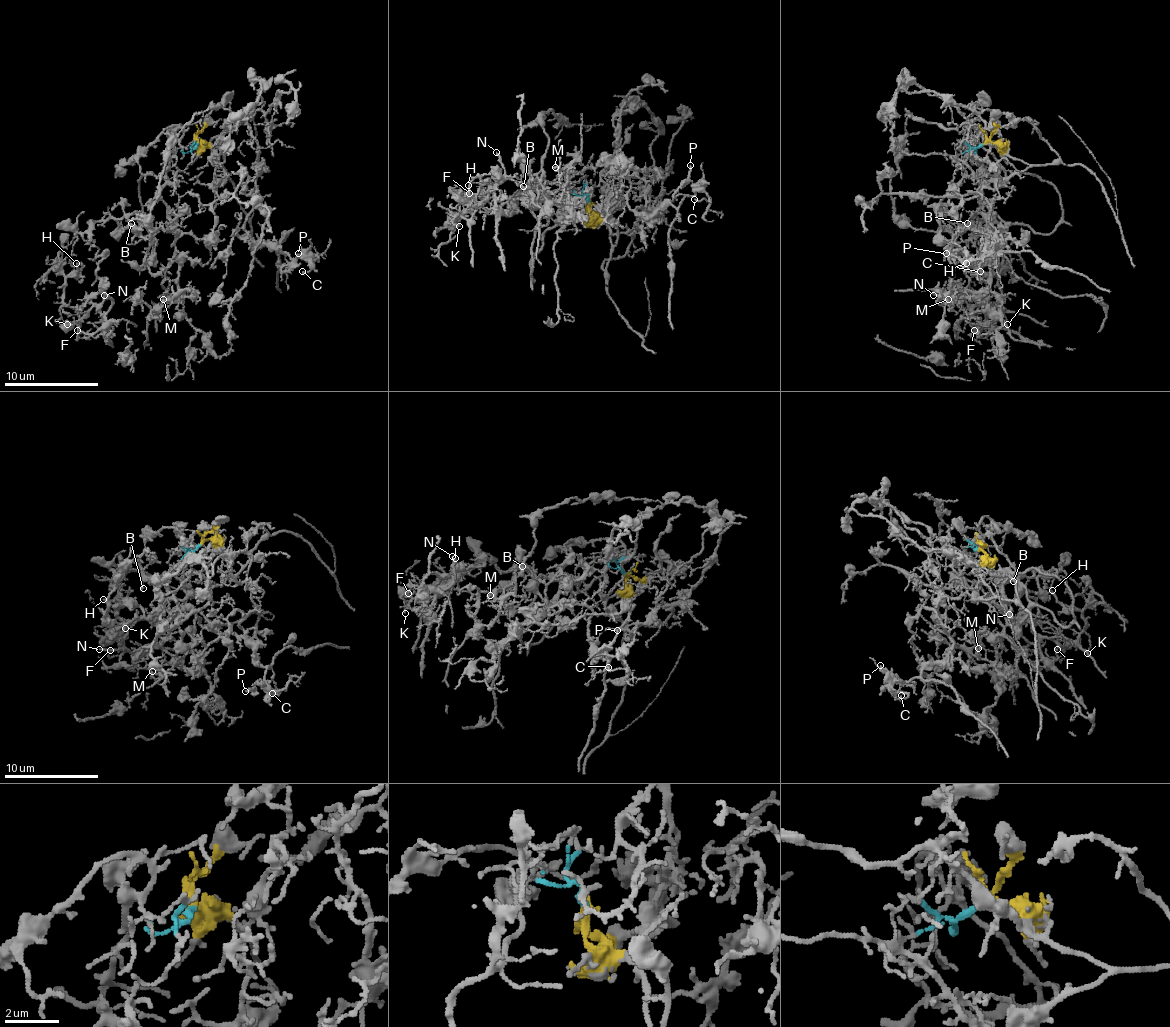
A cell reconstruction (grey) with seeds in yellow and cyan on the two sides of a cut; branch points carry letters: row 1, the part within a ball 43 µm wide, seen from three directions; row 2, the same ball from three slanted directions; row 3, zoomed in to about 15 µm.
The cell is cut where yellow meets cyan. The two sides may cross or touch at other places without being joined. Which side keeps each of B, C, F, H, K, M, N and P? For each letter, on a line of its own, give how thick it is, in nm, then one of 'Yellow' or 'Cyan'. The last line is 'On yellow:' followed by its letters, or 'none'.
B: Thickness 110 nm. Cyan
C: Thickness 170 nm. Yellow
F: Thickness 140 nm. Cyan
H: Thickness 190 nm. Cyan
K: Thickness 110 nm. Cyan
M: Thickness 130 nm. Cyan
N: Thickness 170 nm. Cyan
P: Thickness 140 nm. Yellow
On yellow: C, P

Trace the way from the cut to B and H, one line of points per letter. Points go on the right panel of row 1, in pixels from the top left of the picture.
B: (984, 144), (963, 151), (958, 165), (984, 181), (991, 224), (982, 231), (979, 214), (968, 224)
H: (984, 144), (958, 165), (984, 181), (991, 224), (975, 217), (991, 268), (965, 263)

